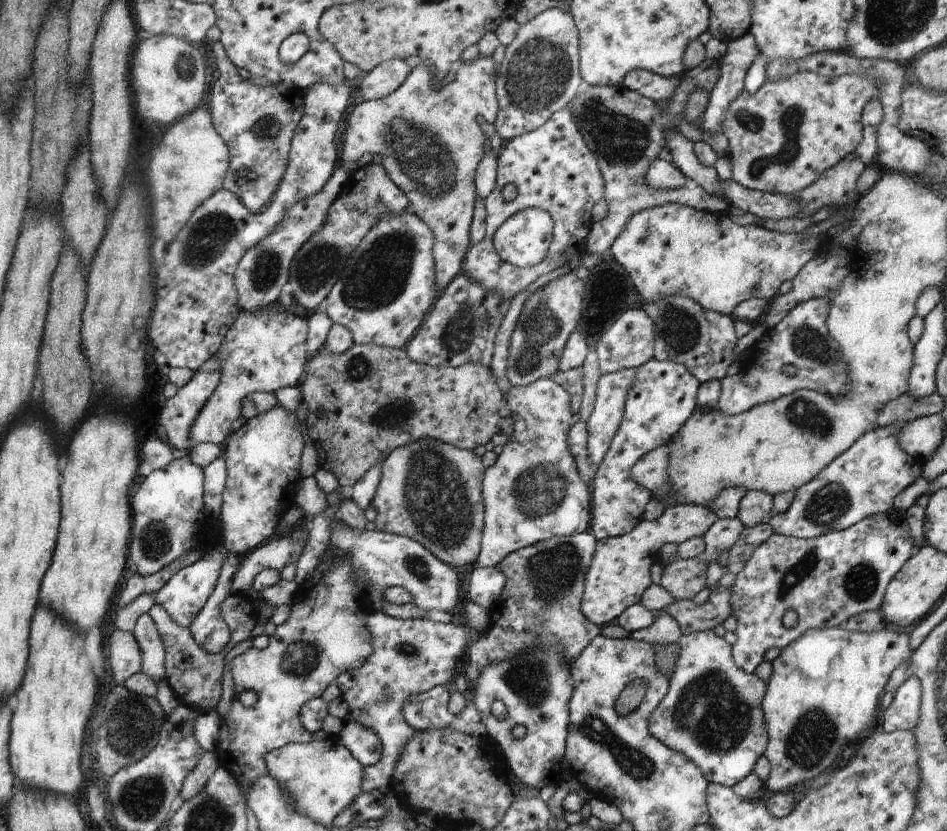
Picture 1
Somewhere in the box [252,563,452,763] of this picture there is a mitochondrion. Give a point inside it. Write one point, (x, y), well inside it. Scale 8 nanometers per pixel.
(300, 660)

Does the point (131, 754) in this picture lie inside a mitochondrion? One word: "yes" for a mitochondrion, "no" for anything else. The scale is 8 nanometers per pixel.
yes

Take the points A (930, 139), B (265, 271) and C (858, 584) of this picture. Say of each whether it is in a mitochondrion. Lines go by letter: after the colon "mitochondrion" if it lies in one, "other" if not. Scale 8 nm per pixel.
A: other
B: mitochondrion
C: mitochondrion

